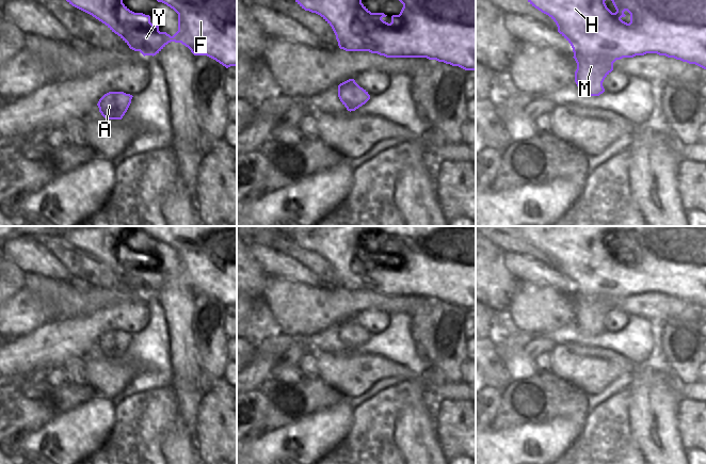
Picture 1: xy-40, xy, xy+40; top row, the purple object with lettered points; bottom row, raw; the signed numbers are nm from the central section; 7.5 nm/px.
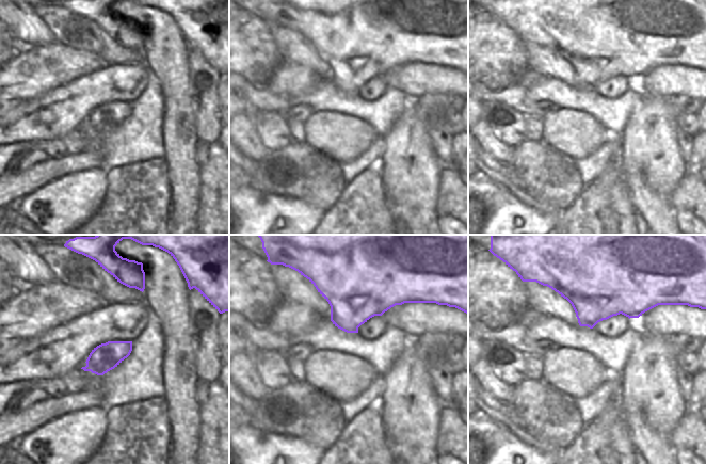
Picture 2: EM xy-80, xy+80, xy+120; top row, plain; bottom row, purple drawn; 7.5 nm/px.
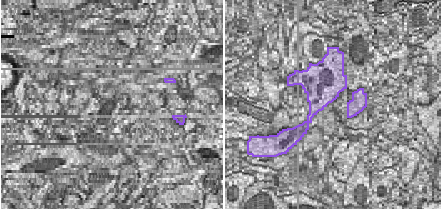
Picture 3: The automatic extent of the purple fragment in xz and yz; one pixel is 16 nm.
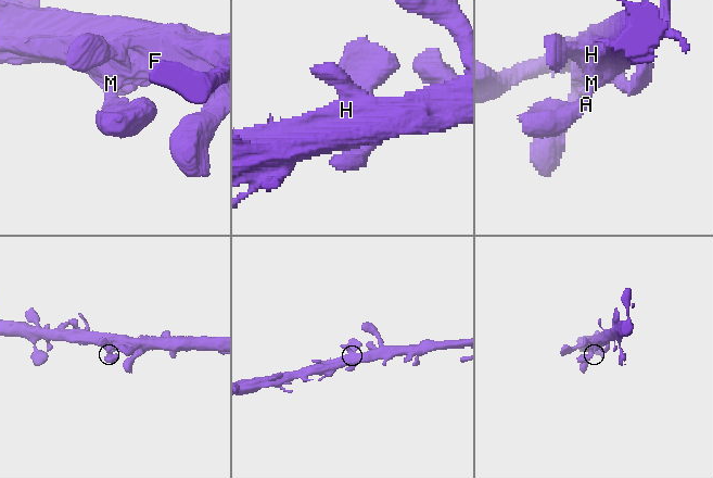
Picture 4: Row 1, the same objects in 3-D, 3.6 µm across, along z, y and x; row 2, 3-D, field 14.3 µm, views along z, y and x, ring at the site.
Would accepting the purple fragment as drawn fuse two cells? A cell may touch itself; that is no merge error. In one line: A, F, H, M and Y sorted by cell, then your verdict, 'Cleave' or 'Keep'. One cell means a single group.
Groups: A F H M Y. Keep.

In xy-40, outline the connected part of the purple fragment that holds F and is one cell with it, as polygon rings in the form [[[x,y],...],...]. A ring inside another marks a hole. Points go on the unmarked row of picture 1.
[[[97,226],[70,230],[63,236],[73,245],[92,254],[117,273],[130,288],[156,294],[169,282],[181,282],[194,294],[207,294],[226,307],[237,305],[237,226]],[[130,230],[145,233],[178,253],[178,270],[171,275],[150,261],[150,255],[130,250],[123,238]]]

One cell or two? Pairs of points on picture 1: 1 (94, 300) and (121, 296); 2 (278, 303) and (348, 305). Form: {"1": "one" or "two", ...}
{"1": "one", "2": "one"}

